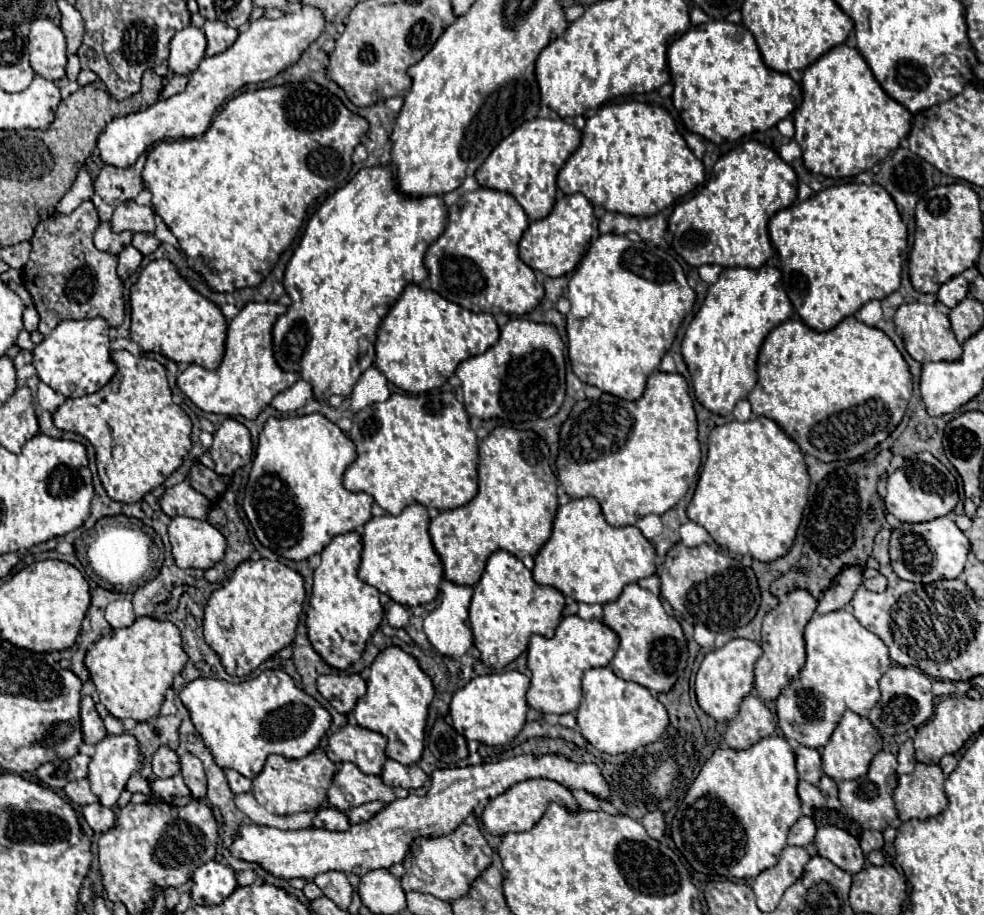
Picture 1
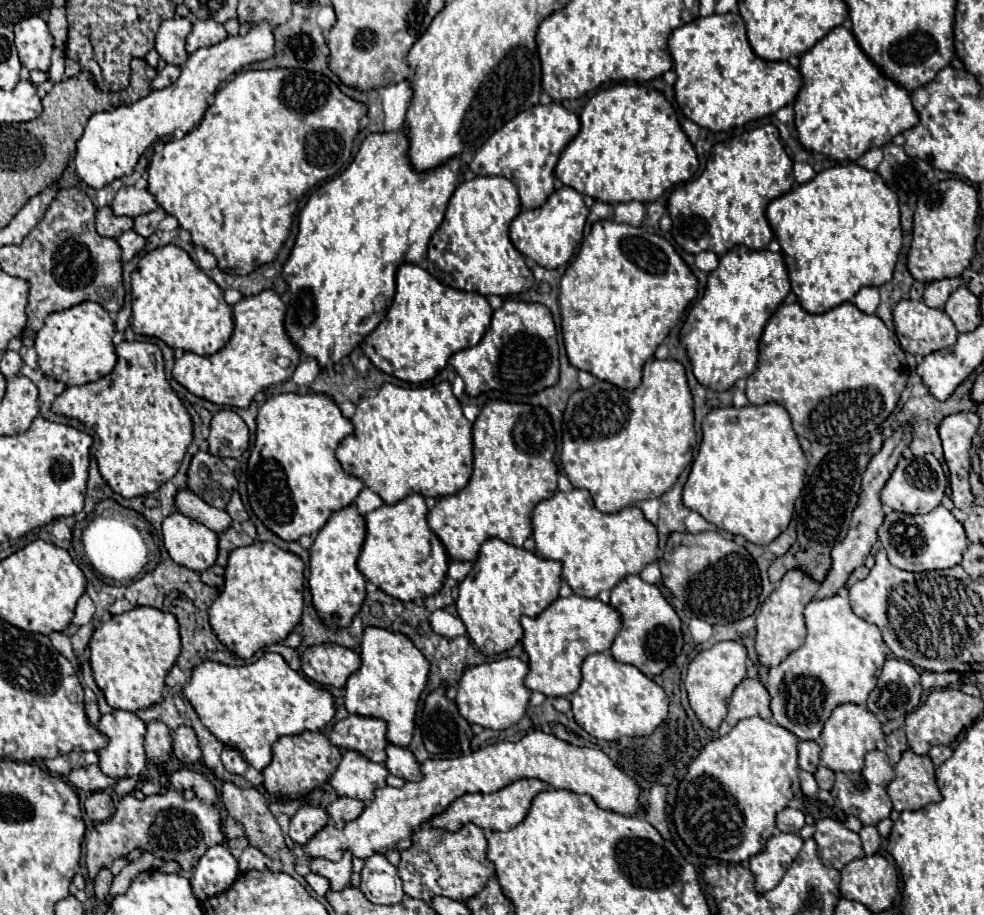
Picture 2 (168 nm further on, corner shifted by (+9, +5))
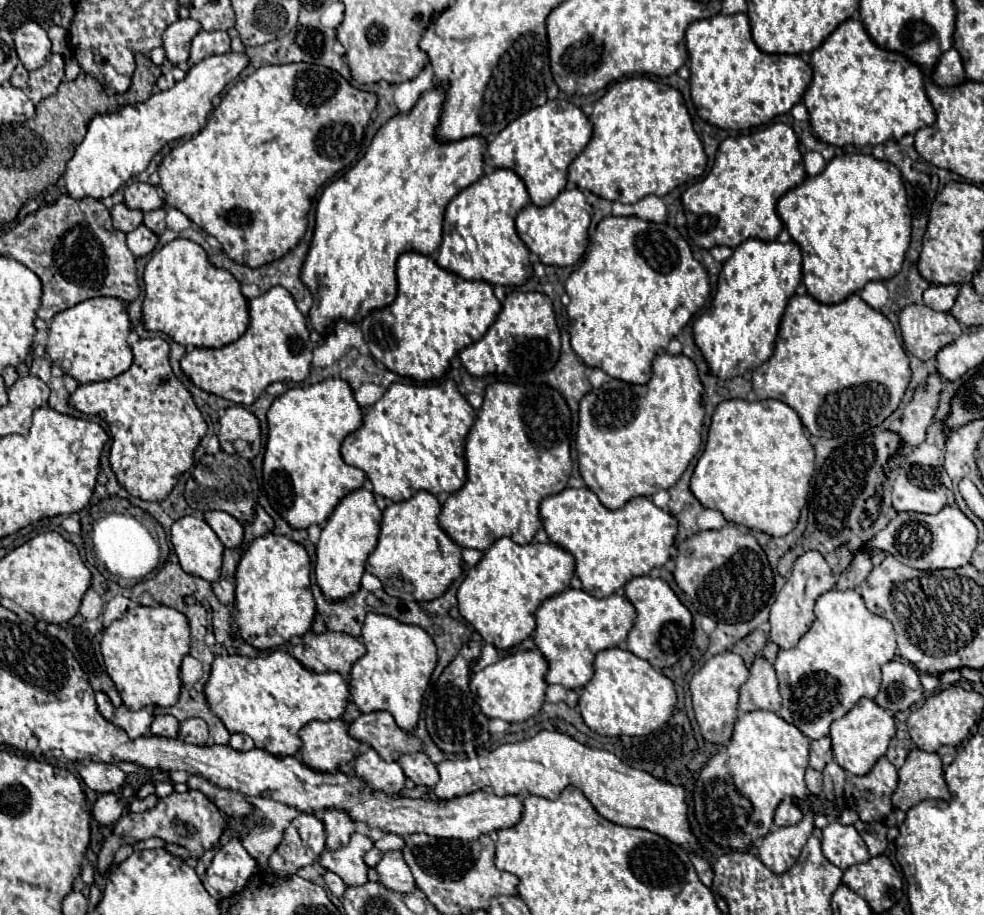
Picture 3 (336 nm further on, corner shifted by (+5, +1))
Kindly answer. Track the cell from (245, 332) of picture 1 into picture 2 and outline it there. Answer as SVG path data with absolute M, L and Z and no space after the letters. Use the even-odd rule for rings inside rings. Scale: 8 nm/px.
M266 289L260 295L244 297L234 305L234 333L230 341L218 353L206 357L184 351L172 369L174 379L202 399L246 409L258 391L290 379L302 359L300 351L296 351L296 345L284 331L284 313L286 305L272 289Z

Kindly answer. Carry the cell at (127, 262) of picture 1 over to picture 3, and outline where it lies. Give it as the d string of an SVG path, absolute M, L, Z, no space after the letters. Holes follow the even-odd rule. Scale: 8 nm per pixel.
M140 225L138 229L134 229L126 235L126 241L128 241L130 251L136 257L142 257L142 255L148 255L154 249L154 245L158 243L158 237L152 231L148 231L148 227Z

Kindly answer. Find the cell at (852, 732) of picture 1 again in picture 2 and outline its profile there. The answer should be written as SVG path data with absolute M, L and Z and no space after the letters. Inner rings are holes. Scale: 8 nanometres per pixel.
M844 703L840 707L836 707L828 719L828 723L824 723L822 735L820 735L820 743L822 743L822 765L826 765L832 771L862 771L864 767L864 755L872 749L876 749L876 743L884 739L884 731L880 721L876 719L876 715L872 715L872 711L868 711L862 705L856 703Z

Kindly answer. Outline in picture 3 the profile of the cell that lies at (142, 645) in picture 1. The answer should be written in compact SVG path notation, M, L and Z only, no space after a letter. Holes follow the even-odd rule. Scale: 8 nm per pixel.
M166 605L156 607L132 607L124 613L122 619L116 619L108 629L104 629L104 637L100 643L100 651L104 657L106 673L114 681L124 705L132 711L142 707L172 707L178 701L180 695L180 663L182 657L190 651L190 631L188 631L188 619Z

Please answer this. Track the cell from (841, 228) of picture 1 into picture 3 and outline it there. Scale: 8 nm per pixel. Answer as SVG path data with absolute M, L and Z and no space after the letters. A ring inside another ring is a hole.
M872 155L834 157L826 169L790 189L776 205L792 241L802 251L802 281L816 301L834 305L870 281L894 277L910 245L910 209L900 171Z

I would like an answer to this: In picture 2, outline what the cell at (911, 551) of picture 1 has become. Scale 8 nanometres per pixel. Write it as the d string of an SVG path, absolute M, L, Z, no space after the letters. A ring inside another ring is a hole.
M942 505L926 515L908 515L898 511L888 513L882 527L878 529L878 539L886 549L890 563L904 571L932 571L954 567L962 561L962 553L968 547L962 523Z

